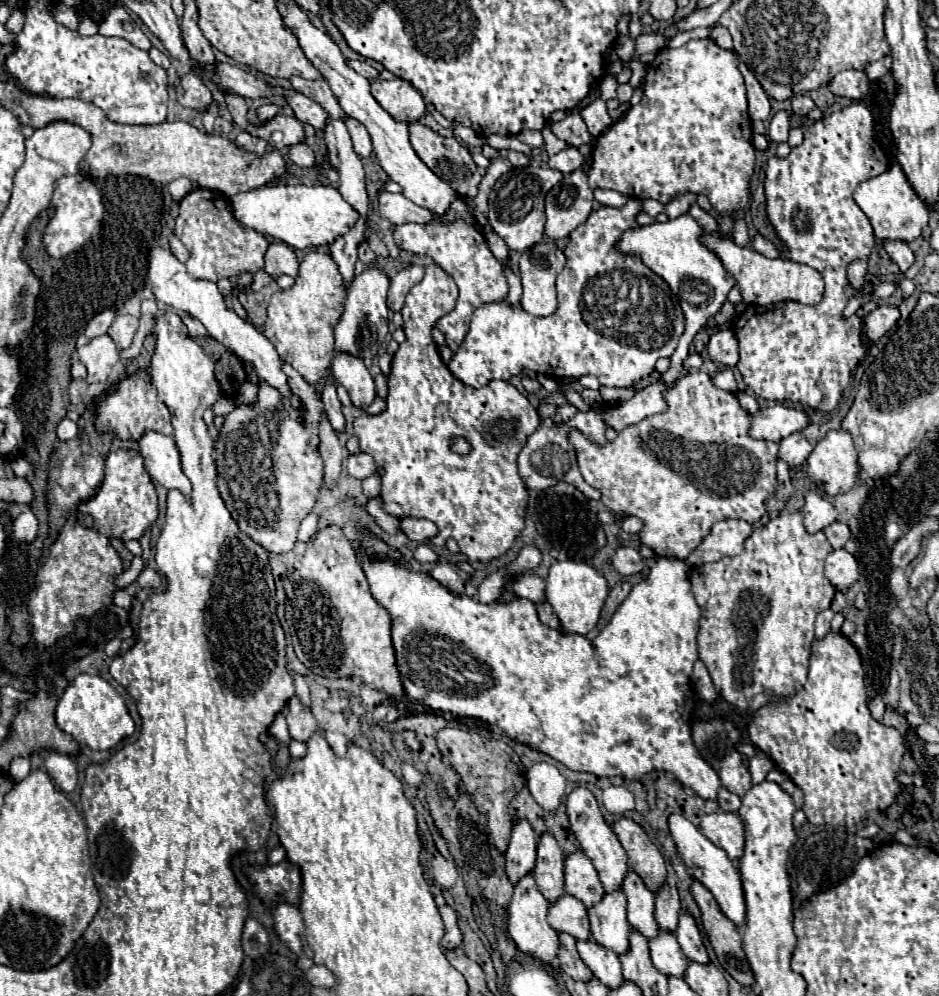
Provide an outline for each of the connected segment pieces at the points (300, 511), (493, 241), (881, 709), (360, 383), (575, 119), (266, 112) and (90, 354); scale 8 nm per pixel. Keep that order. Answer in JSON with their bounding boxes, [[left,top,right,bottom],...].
[[214,364,324,554],[486,232,508,264],[869,695,886,721],[330,352,376,408],[550,112,594,148],[256,104,280,124],[78,334,120,384]]

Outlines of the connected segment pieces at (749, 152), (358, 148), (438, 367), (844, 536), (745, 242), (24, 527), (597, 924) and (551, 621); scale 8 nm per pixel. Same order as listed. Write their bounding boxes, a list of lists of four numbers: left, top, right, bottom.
[[588,38,756,218],[346,118,372,158],[354,264,538,562],[824,522,850,548],[732,220,749,247],[12,511,39,542],[588,890,630,954],[538,604,560,628]]

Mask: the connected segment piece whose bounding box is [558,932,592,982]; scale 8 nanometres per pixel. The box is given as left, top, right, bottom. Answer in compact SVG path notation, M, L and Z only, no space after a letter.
M560 932L560 950L558 950L558 962L560 962L560 968L574 980L590 980L592 978L592 972L588 970L588 966L582 962L578 950L576 950L576 940L566 934L566 932Z

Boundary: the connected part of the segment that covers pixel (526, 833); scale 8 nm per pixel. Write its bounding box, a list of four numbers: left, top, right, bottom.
[506,820,536,884]

